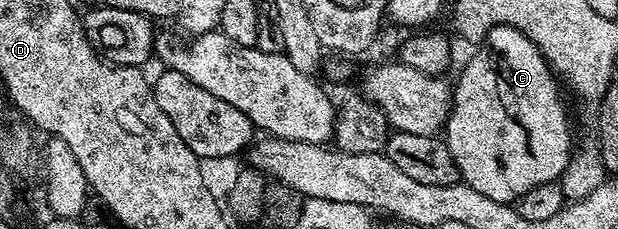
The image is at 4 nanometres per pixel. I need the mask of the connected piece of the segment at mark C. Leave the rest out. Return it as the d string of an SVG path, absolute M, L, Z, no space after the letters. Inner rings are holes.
M495 25L483 39L484 46L478 47L478 52L470 58L465 64L465 69L461 72L457 84L452 89L452 108L449 116L446 118L443 127L443 139L447 150L451 150L451 158L455 158L455 166L459 170L461 180L469 187L473 187L487 198L494 199L495 202L501 203L501 196L505 196L505 204L512 205L520 201L532 188L540 184L552 184L563 174L565 167L568 166L569 157L575 151L573 145L573 132L569 129L569 116L565 113L565 104L561 101L562 85L558 77L550 68L548 61L545 60L544 54L537 48L535 42L527 37L519 29L512 28L510 25Z

